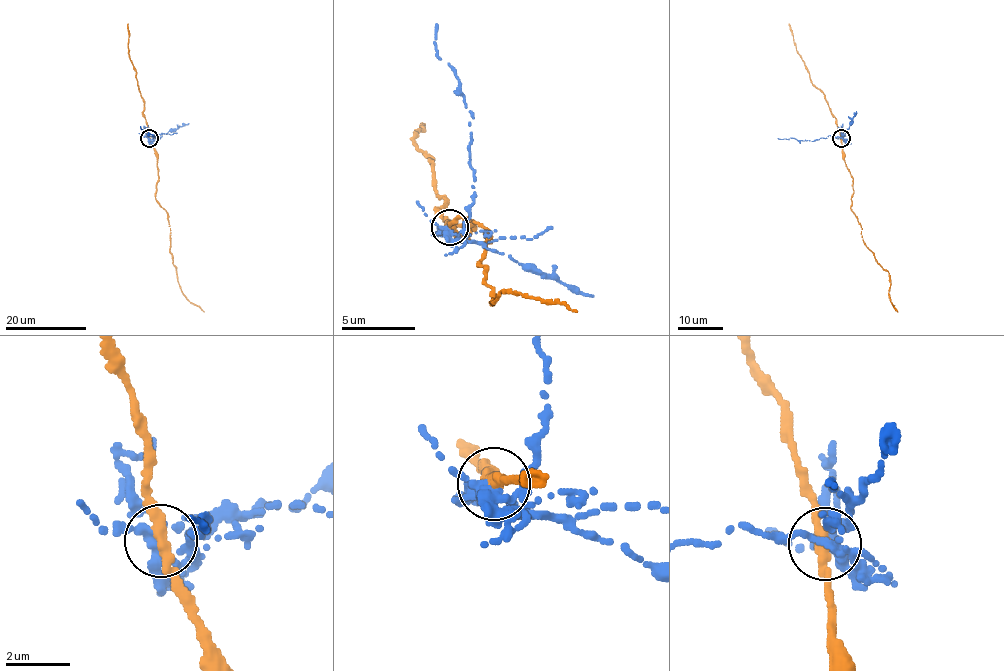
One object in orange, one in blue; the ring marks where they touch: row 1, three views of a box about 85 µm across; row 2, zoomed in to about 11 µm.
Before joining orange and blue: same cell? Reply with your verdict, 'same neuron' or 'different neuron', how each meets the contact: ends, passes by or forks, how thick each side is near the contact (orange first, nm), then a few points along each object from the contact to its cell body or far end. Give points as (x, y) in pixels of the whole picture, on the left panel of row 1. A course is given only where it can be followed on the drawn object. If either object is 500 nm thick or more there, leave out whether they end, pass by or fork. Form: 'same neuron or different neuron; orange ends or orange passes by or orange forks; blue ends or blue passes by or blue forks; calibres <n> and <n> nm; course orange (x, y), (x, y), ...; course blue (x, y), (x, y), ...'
different neuron; orange passes by; blue forks; calibres 340 and 320 nm; course orange (149, 138), (157, 159), (155, 199), (167, 213), (170, 226), (170, 249), (179, 286), (204, 311); course blue (148, 138), (154, 134), (153, 137), (140, 126)

